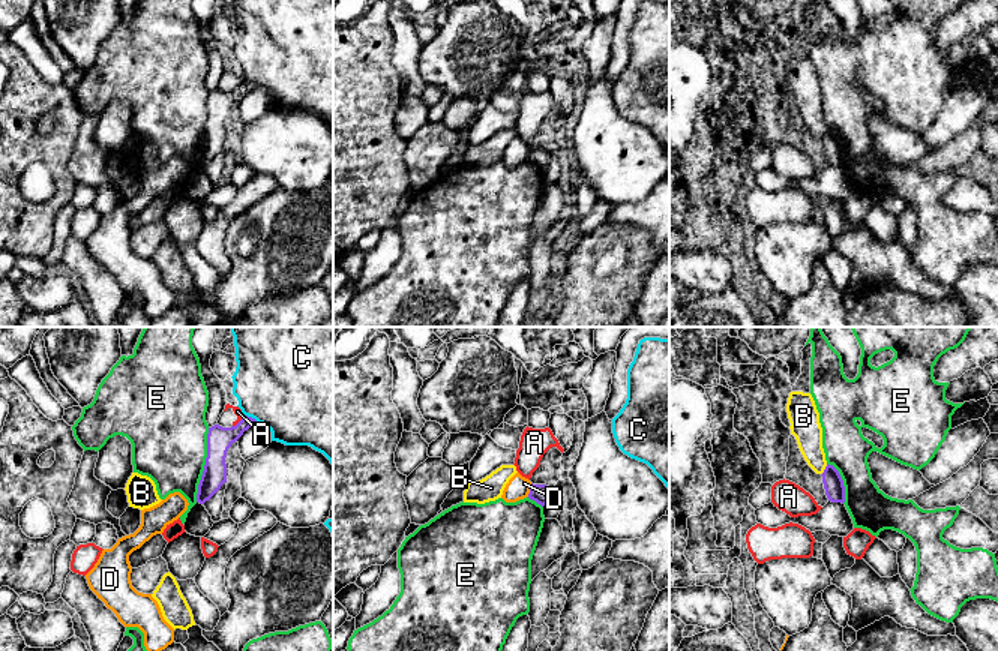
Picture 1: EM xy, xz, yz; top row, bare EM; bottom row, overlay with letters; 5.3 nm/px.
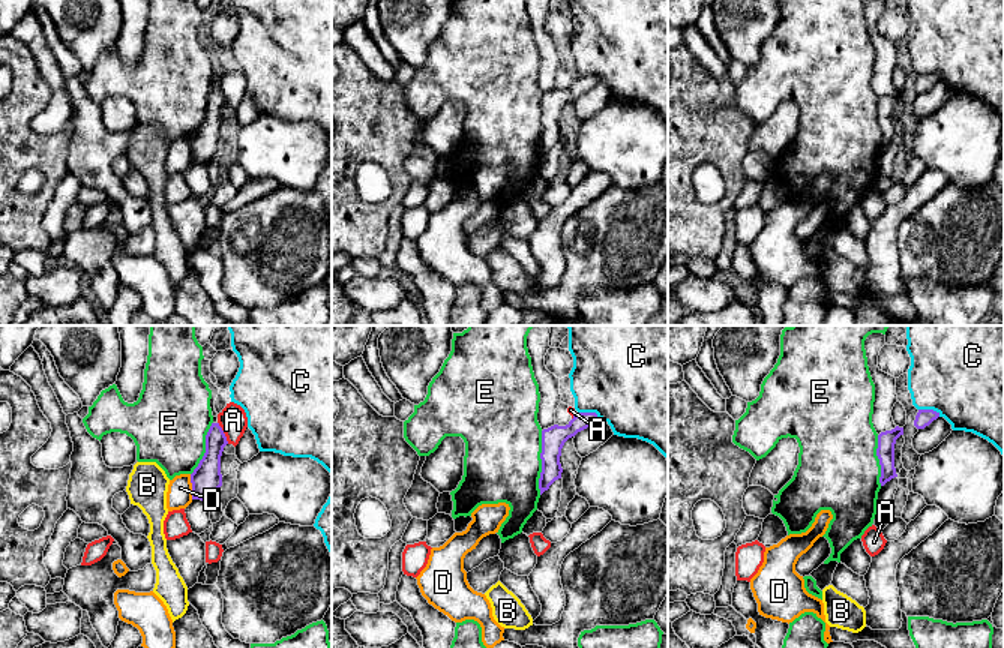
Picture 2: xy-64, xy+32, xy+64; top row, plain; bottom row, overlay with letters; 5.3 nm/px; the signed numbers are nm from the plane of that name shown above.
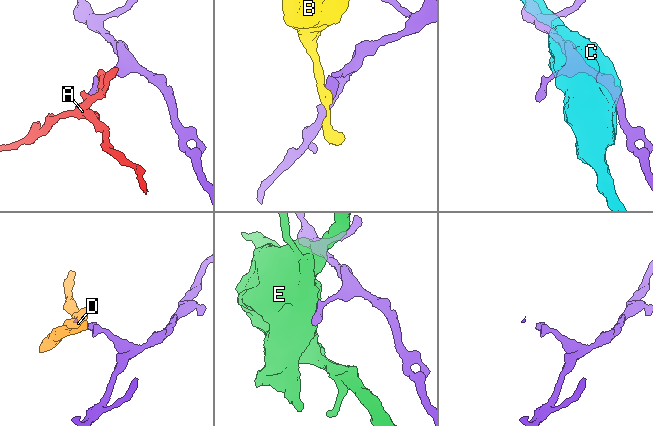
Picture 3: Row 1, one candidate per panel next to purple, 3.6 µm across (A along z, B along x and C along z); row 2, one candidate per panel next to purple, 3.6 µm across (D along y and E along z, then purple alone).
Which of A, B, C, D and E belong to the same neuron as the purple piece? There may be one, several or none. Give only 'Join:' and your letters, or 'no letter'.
Join: no letter

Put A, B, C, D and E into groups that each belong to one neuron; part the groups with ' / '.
A / B / C / D / E

